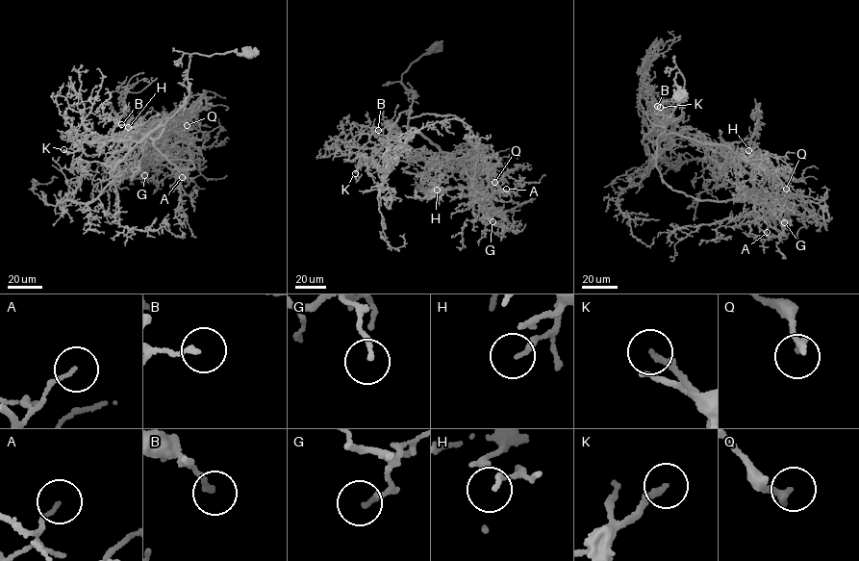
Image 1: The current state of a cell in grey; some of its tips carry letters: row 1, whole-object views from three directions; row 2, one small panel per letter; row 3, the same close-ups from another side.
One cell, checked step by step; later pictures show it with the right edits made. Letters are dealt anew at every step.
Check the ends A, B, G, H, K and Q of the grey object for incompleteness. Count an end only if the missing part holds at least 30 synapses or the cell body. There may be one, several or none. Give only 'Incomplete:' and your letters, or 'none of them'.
Incomplete: K

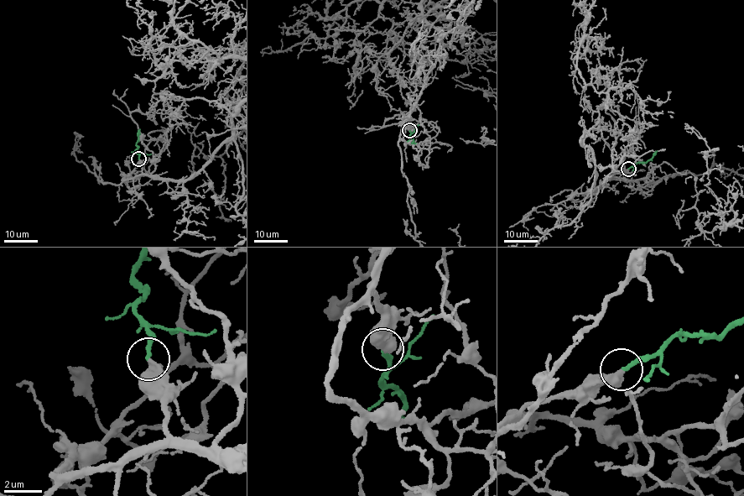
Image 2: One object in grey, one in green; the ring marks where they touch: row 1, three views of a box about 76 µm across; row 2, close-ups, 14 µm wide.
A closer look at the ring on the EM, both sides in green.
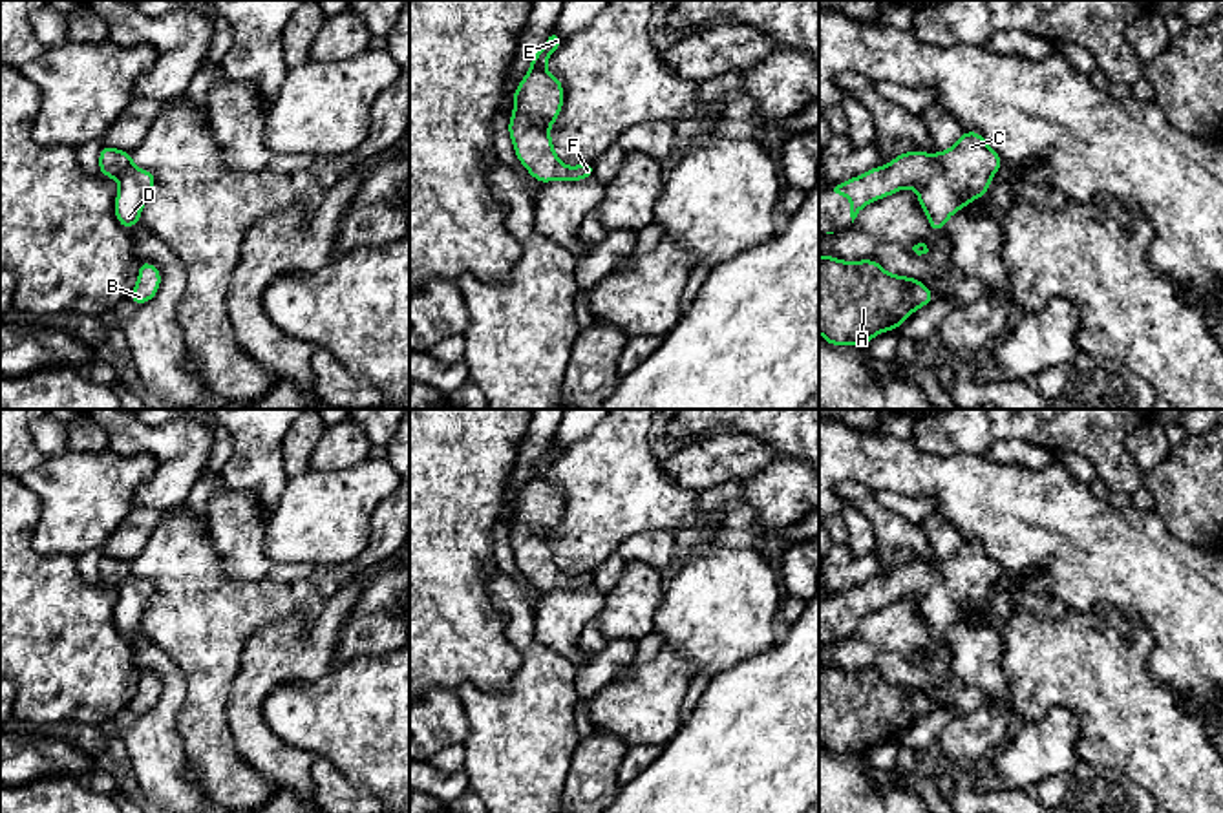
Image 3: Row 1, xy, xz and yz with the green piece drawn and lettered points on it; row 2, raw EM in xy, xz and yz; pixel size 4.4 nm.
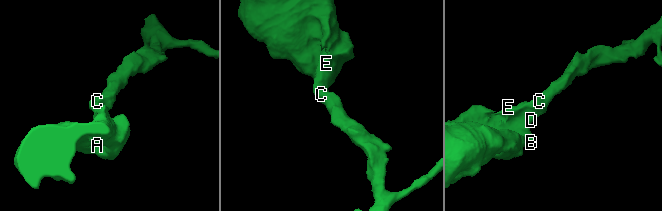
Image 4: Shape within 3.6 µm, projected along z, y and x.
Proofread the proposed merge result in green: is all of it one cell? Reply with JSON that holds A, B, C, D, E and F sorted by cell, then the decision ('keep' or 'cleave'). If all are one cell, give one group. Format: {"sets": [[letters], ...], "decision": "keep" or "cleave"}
{"sets": [["A", "B", "C", "D", "E", "F"]], "decision": "keep"}

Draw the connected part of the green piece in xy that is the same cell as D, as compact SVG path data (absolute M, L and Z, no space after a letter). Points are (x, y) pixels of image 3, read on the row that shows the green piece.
M106 144L99 153L99 172L119 183L113 212L117 221L130 232L141 221L143 206L155 186L155 175L150 170L137 168L132 163L132 152Z

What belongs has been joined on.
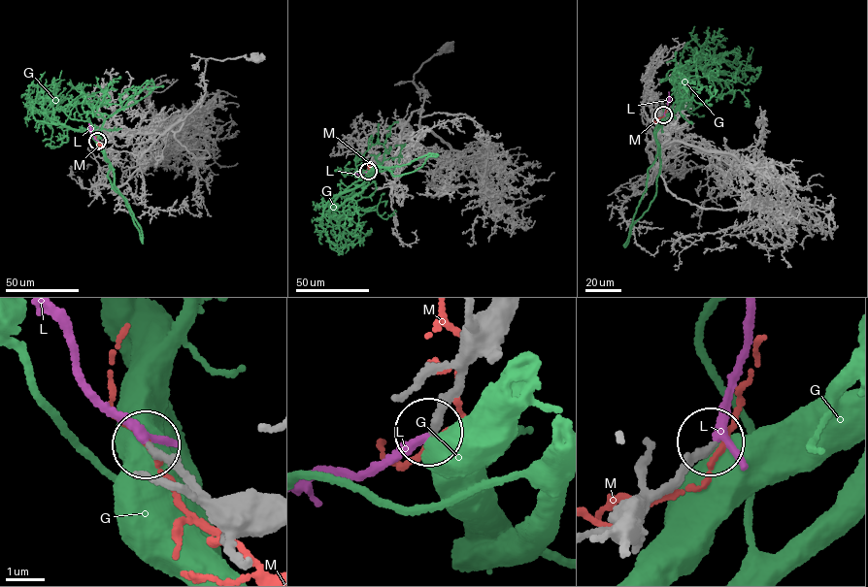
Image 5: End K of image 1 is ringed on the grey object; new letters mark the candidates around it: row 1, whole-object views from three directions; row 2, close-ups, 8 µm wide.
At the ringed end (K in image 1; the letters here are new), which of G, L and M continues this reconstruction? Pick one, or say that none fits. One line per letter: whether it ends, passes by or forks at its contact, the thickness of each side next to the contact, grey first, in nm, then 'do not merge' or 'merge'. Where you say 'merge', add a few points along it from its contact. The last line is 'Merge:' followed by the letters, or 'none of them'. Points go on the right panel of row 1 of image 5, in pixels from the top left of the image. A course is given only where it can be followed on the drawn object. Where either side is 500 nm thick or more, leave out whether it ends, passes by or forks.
G: 190/700 nm | do not merge
L: it ends | 190/260 nm | merge | via (663, 114), (668, 91)
M: it passes by | 200/110 nm | do not merge
Merge: L

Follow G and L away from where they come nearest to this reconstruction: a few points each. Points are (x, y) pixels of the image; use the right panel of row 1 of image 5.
G: (663, 115), (679, 102), (674, 87), (678, 76), (695, 66), (723, 81), (732, 91), (739, 90), (749, 106)
L: (663, 114), (668, 91)

